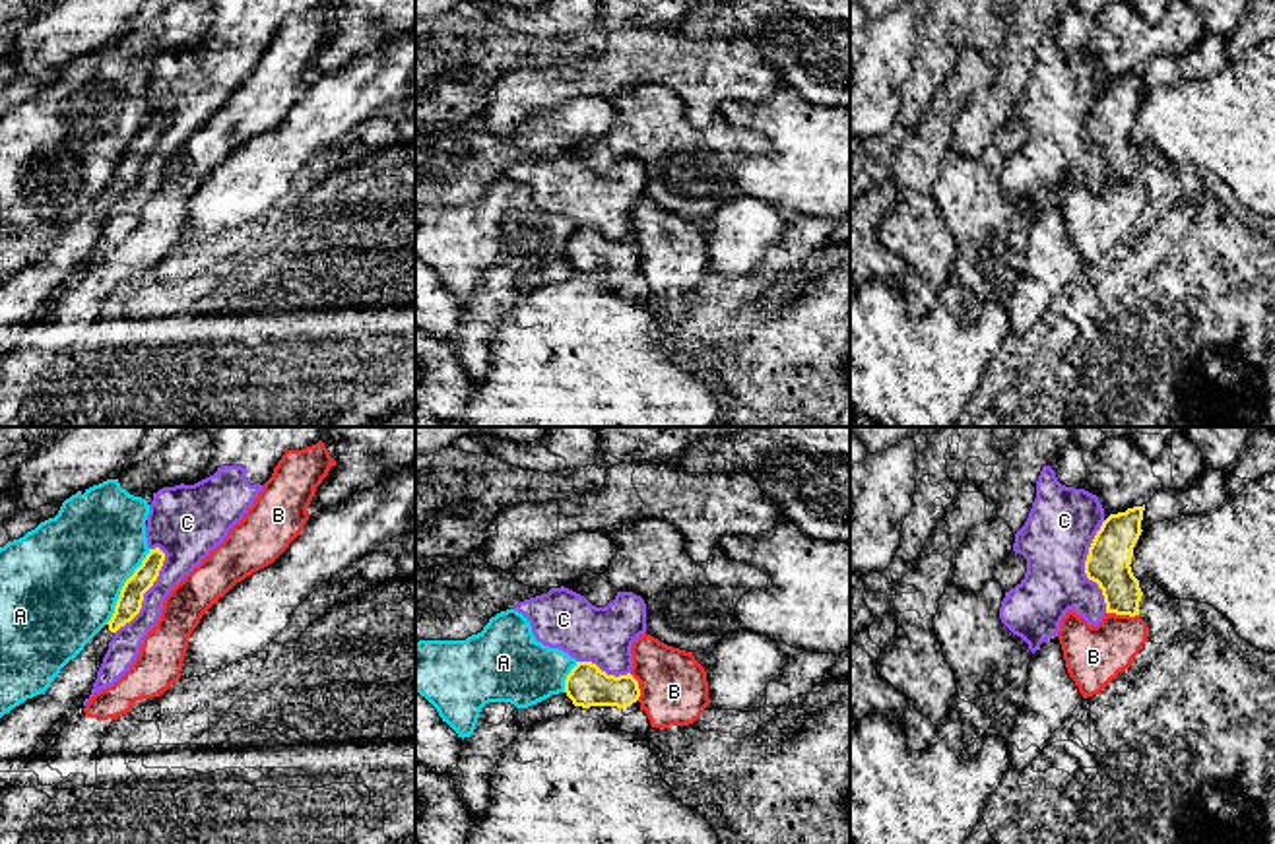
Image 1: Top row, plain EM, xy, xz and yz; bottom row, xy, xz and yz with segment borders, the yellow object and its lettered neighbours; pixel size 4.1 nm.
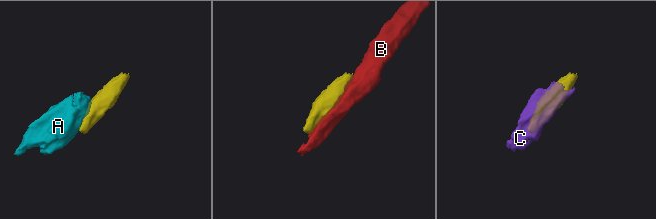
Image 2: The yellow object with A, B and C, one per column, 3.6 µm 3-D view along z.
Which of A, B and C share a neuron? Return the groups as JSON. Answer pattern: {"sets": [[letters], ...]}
{"sets": [["A"], ["B"], ["C"]]}

